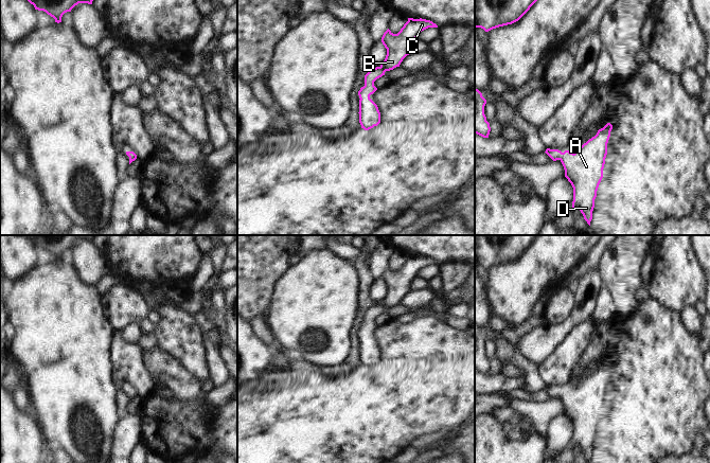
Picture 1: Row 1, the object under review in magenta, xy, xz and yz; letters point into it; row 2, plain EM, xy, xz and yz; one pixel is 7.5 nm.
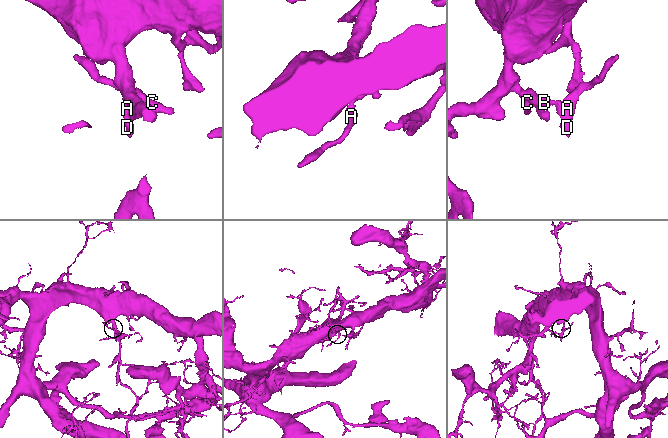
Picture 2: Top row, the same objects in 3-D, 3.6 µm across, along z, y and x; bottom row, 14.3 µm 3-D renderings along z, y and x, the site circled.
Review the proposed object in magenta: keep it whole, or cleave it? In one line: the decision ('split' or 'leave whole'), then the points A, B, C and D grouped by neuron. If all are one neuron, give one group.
leave whole; A B C D

